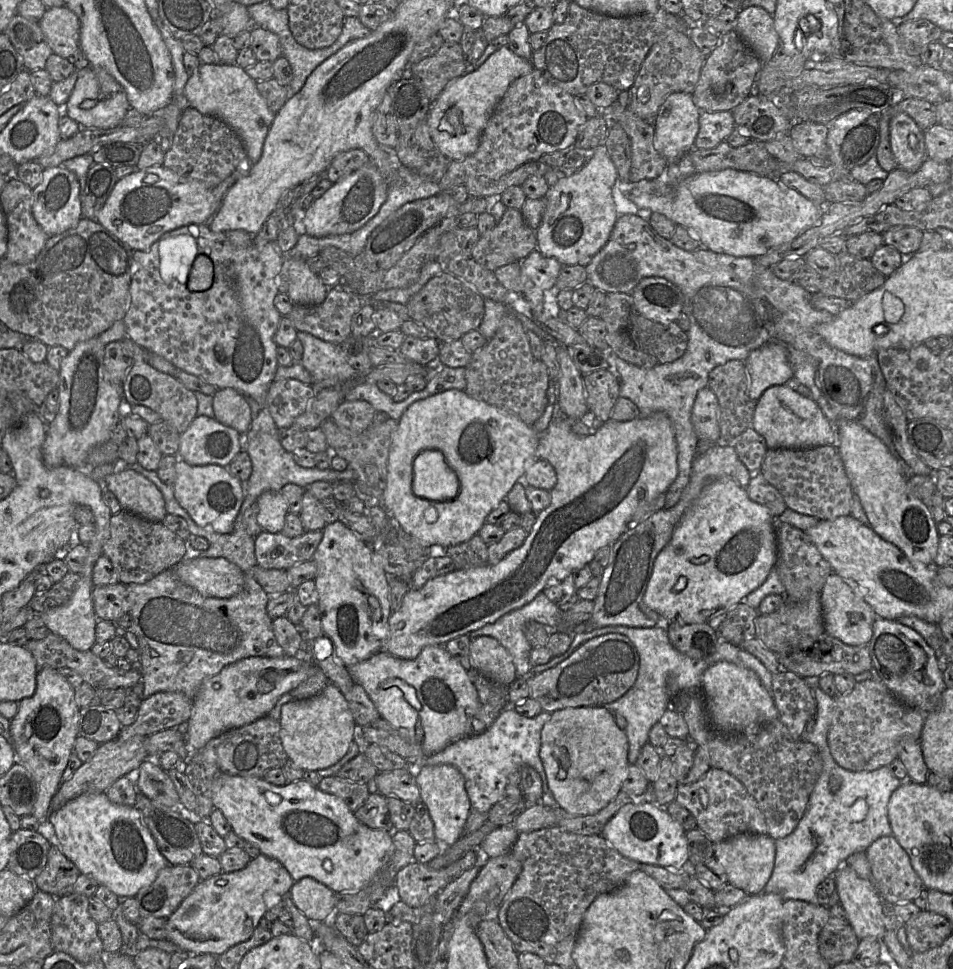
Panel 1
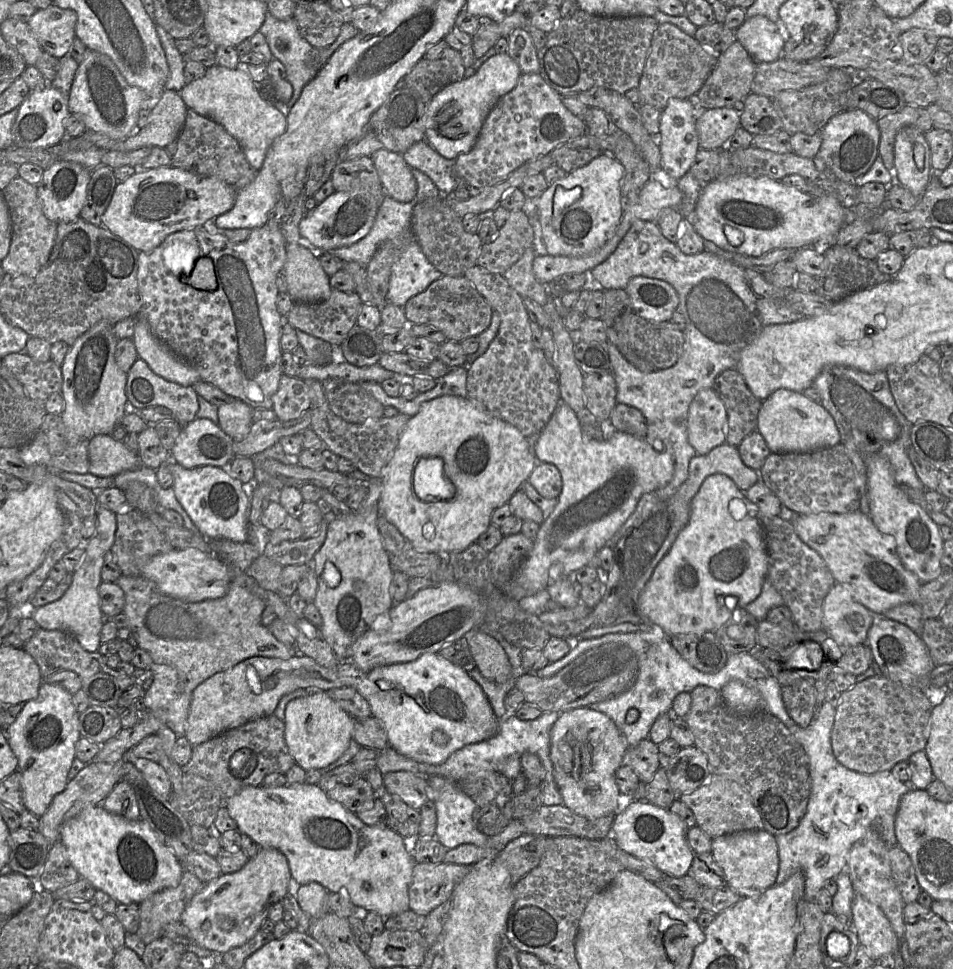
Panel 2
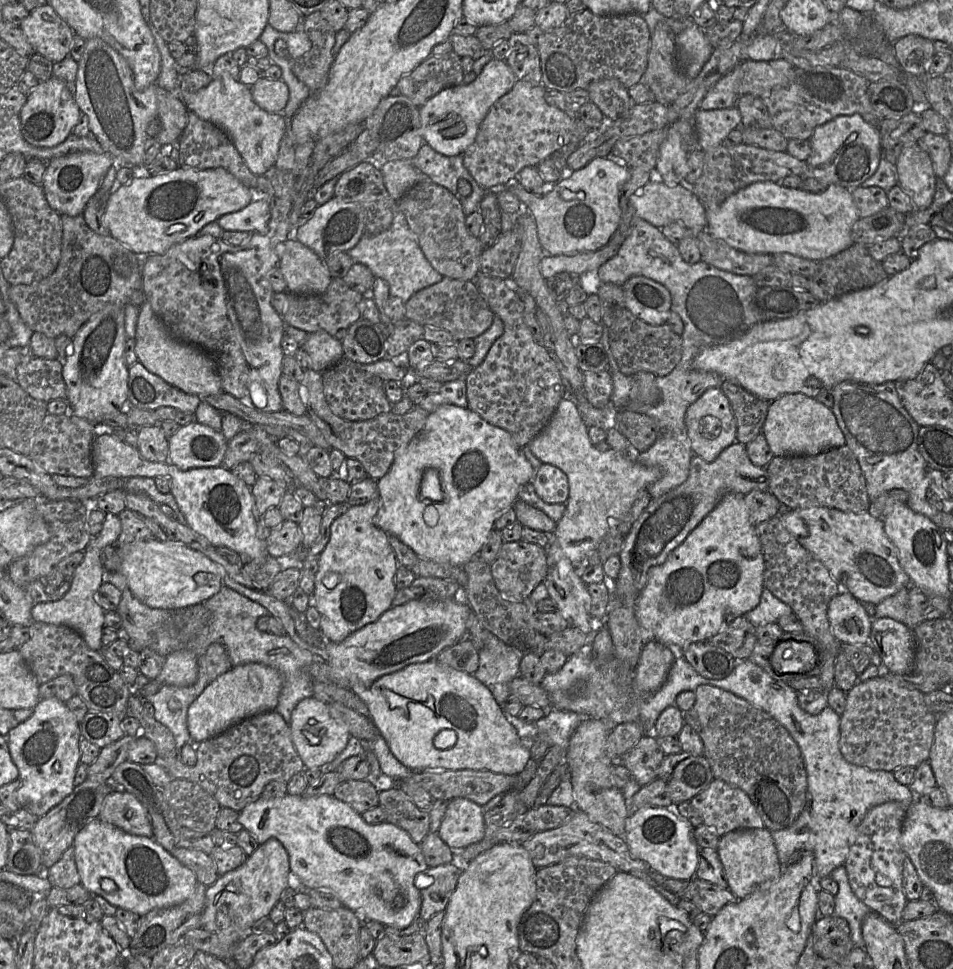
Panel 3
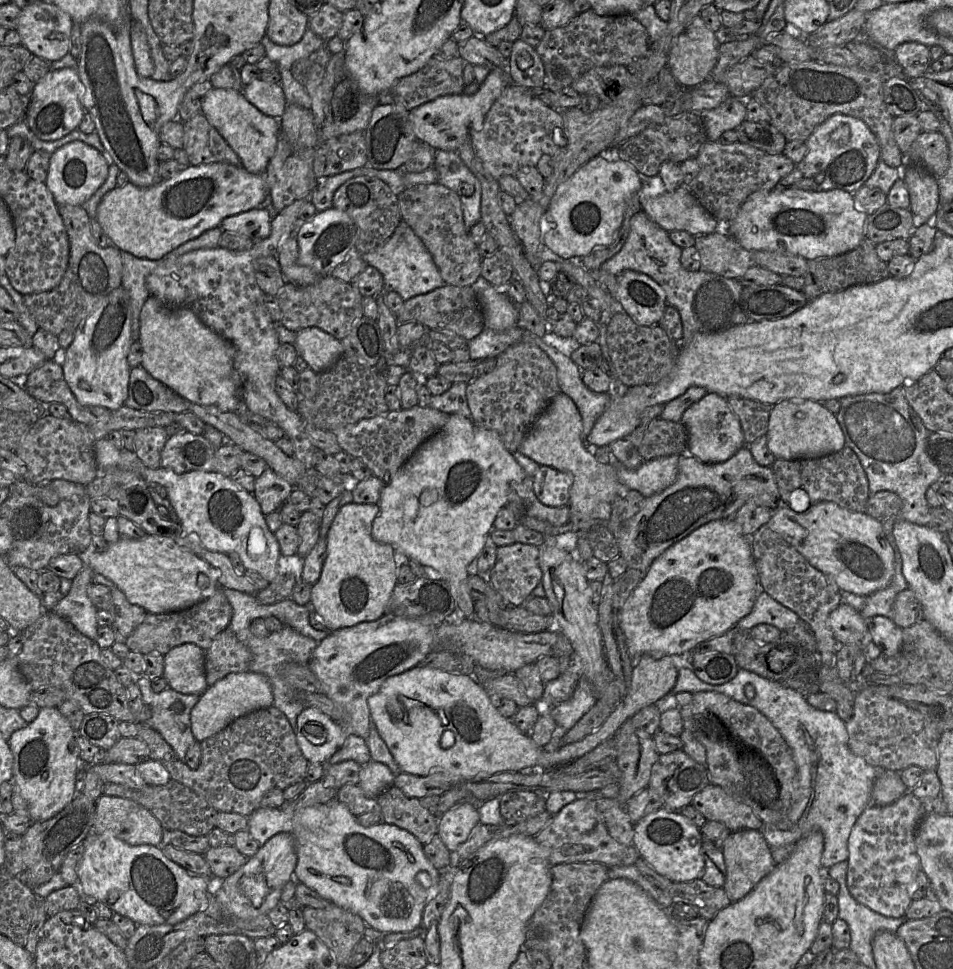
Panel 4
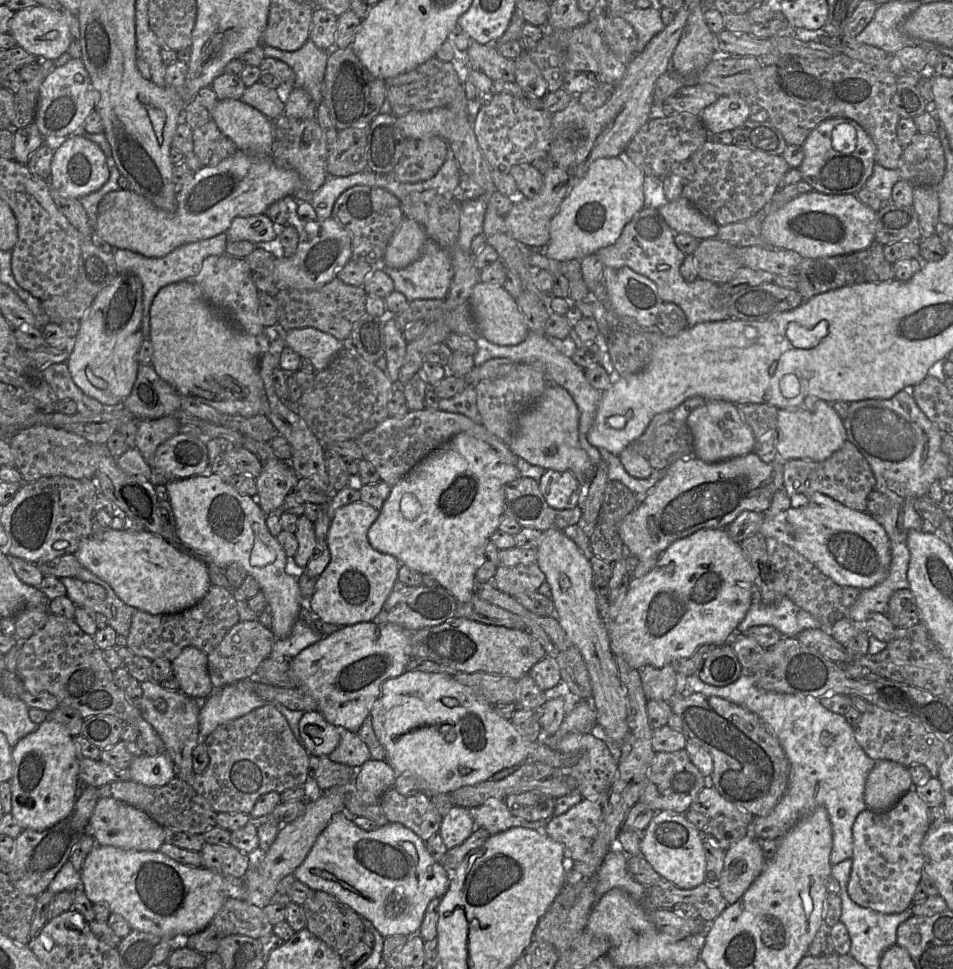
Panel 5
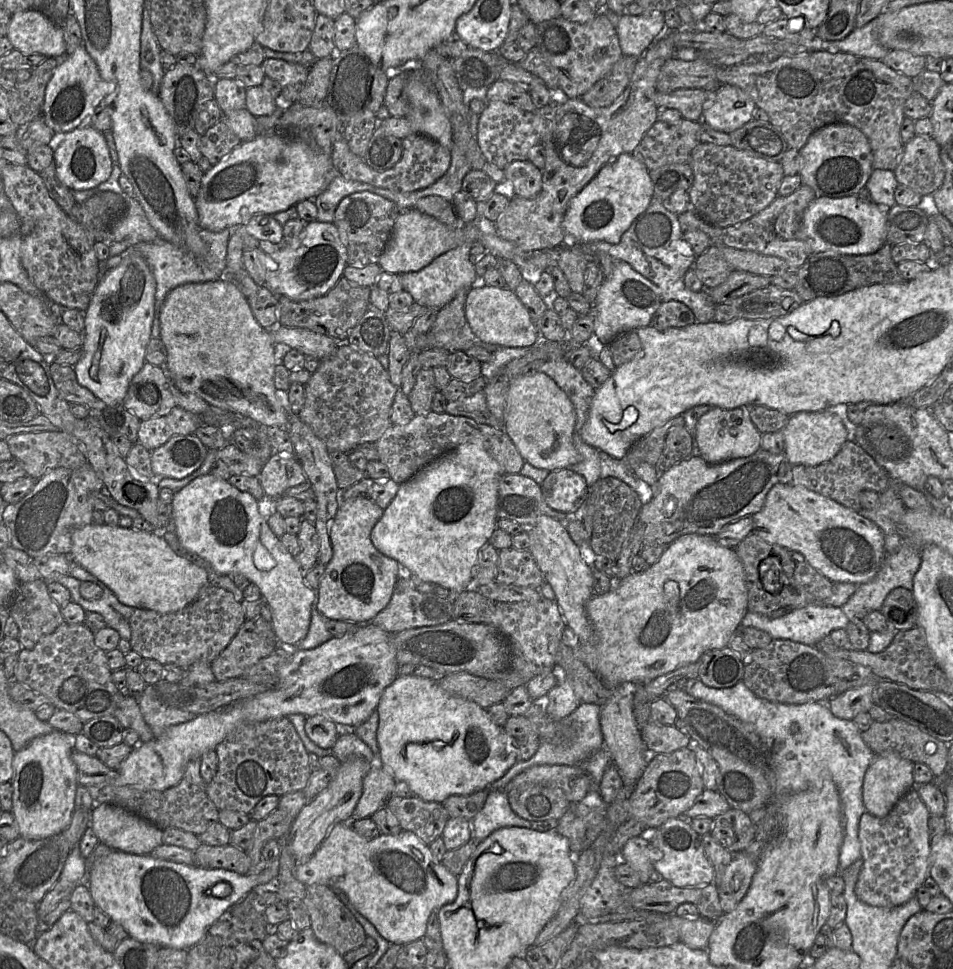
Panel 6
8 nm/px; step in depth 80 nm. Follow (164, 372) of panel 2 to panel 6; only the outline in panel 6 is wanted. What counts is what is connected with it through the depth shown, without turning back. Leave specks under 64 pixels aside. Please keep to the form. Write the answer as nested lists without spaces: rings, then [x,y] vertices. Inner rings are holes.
[[[219,279],[216,281],[187,283],[177,286],[167,294],[159,312],[159,319],[159,338],[164,343],[167,354],[164,369],[176,386],[183,391],[189,391],[196,394],[213,408],[218,408],[242,415],[244,417],[252,418],[253,420],[270,428],[286,429],[288,417],[292,410],[287,399],[287,392],[277,390],[274,384],[274,367],[276,366],[276,352],[274,357],[275,343],[272,339],[271,332],[259,325],[252,312],[248,299],[233,281],[229,279]]]

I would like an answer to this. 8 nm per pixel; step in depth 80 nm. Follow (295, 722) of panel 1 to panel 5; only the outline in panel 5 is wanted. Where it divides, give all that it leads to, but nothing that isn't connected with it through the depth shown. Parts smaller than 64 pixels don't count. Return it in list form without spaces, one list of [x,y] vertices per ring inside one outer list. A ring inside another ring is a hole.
[[[316,710],[304,713],[299,722],[301,744],[310,755],[327,757],[338,746],[343,728],[328,722]]]

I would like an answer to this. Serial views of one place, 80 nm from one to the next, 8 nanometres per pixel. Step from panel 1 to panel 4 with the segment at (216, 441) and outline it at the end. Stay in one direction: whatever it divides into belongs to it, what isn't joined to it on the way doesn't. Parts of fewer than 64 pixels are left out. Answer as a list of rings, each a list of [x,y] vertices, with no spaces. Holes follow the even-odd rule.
[[[189,431],[169,437],[161,451],[161,467],[177,474],[213,471],[216,449],[204,437]]]

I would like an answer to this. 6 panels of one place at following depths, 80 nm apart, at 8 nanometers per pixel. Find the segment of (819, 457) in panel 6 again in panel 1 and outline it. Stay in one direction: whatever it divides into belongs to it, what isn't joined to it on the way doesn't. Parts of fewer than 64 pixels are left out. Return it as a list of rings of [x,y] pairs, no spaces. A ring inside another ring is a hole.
[[[793,385],[773,386],[762,394],[751,428],[765,439],[768,449],[804,450],[836,444],[836,428],[816,402],[797,393]]]

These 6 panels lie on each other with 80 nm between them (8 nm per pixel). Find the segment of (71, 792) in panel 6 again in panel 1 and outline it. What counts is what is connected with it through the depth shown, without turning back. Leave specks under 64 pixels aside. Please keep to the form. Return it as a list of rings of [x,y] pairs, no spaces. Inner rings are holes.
[[[49,667],[38,670],[35,693],[18,702],[18,712],[10,724],[16,761],[29,770],[36,783],[37,796],[32,815],[40,823],[47,820],[51,812],[51,800],[63,782],[62,774],[74,749],[79,728],[80,709],[75,702],[75,689],[58,670]]]

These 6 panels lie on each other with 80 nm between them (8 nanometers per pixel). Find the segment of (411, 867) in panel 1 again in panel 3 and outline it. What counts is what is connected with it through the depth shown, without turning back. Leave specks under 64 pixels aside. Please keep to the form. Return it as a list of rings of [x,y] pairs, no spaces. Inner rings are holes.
[[[453,864],[428,867],[425,873],[433,878],[433,883],[421,891],[419,917],[430,920],[435,914],[445,911],[453,894],[462,869]]]

